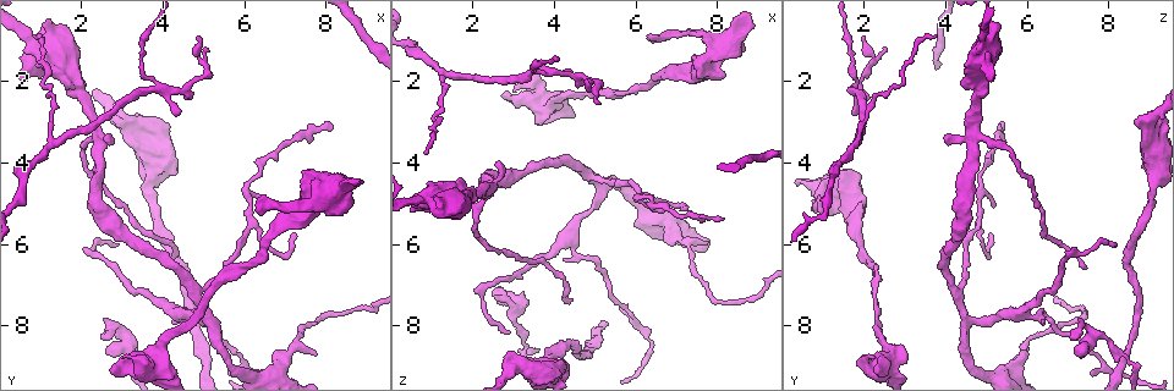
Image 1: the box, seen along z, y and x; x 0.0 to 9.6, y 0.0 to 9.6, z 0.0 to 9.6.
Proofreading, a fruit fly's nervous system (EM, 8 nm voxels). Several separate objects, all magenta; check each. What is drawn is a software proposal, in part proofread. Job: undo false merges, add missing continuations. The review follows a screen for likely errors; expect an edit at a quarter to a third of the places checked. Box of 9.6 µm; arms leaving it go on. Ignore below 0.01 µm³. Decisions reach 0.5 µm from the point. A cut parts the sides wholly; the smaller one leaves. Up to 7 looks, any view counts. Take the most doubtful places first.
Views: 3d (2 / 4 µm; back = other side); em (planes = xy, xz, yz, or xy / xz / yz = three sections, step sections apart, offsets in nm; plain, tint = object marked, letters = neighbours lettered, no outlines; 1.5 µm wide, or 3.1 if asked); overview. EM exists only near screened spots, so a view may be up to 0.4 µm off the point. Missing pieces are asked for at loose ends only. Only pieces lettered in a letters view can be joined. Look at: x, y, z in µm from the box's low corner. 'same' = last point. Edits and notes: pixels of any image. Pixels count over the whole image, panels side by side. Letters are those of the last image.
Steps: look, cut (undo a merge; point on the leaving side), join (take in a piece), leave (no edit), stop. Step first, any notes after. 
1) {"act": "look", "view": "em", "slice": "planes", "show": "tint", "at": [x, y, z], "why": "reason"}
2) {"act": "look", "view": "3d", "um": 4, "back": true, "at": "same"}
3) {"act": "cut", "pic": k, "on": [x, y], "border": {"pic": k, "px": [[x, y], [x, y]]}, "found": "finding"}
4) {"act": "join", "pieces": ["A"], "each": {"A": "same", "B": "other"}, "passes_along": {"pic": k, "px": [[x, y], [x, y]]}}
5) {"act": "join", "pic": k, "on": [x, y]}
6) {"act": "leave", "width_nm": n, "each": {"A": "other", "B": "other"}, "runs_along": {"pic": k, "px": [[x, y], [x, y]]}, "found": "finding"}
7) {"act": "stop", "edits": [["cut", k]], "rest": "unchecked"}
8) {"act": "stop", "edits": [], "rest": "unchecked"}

{"act": "look", "view": "em", "slice": "planes", "show": "letters", "at": [2.50, 3.45, 3.95], "why": "branch stops here"}

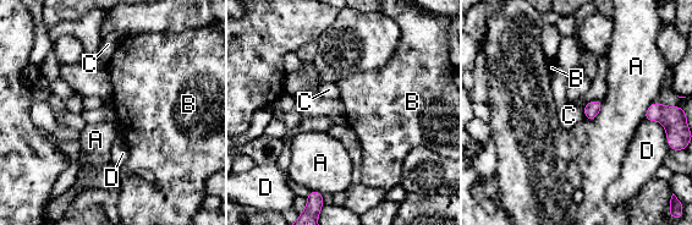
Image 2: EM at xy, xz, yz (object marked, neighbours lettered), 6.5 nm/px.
{"act": "leave", "width_nm": 100, "each": {"A": "other", "B": "other", "C": "other", "D": "other"}, "border": {"pic": 2, "px": [[581, 108], [586, 119]]}, "found": "no lettered piece goes on from it"}

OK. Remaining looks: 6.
{"act": "look", "view": "3d", "um": 4, "at": [5.00, 1.80, 2.10], "why": "abrupt turn"}

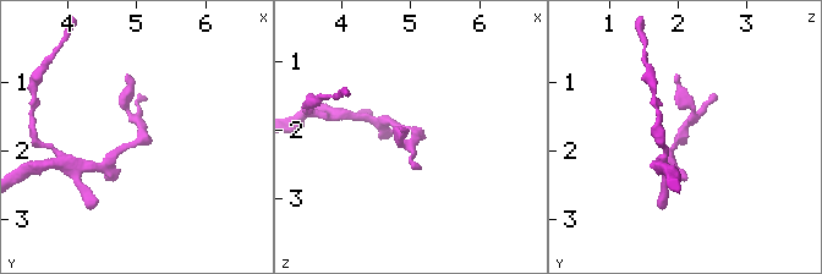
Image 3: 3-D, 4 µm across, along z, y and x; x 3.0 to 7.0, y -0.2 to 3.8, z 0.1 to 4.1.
{"act": "look", "view": "em", "slice": "planes", "show": "letters", "at": [5.05, 1.80, 2.05]}

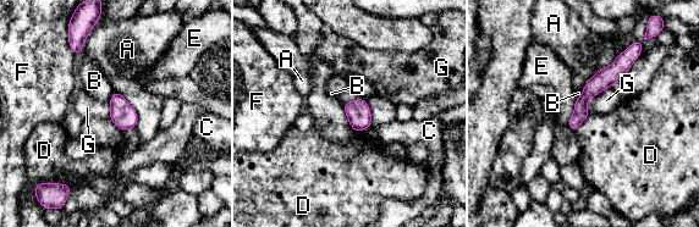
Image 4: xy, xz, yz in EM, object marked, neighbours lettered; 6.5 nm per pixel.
{"act": "leave", "longest_contact_nm": ["A", 400], "each": {"A": "other", "B": "other", "C": "other", "D": "other", "E": "other", "F": "other", "G": "other"}, "runs_along": {"pic": 4, "px": [[626, 54], [581, 101], [573, 126]]}, "found": "all the same neuron"}

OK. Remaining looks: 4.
{"act": "look", "view": "3d", "um": 4, "at": [1.30, 3.55, 1.80], "why": "arms part here"}

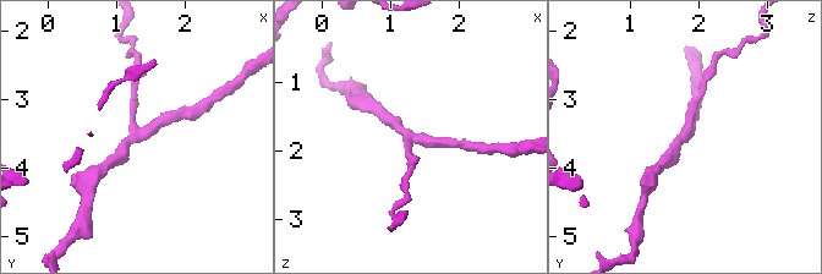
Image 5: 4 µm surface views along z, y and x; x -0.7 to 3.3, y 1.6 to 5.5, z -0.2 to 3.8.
{"act": "look", "view": "em", "slice": "yz", "step": 4, "show": "tint", "at": [1.30, 3.50, 1.75], "arms": 3}

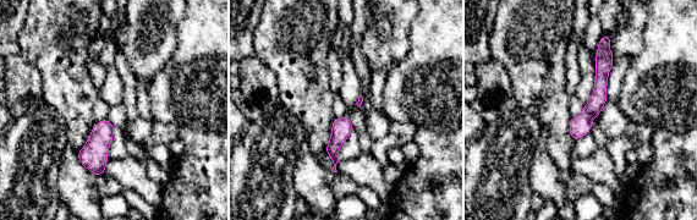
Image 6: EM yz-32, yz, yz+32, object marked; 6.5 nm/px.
{"act": "look", "view": "em", "slice": "planes", "show": "letters", "at": "same"}

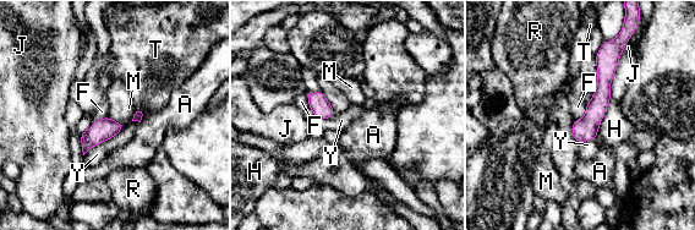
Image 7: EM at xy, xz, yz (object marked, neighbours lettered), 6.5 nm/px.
{"act": "leave", "longest_contact_nm": ["Y", 340], "each": {"A": "other", "F": "other", "H": "other", "J": "other", "M": "other", "R": "other", "T": "other", "Y": "other"}, "found": "all the same neuron"}

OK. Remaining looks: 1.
{"act": "stop", "edits": [], "rest": "unchecked"}

